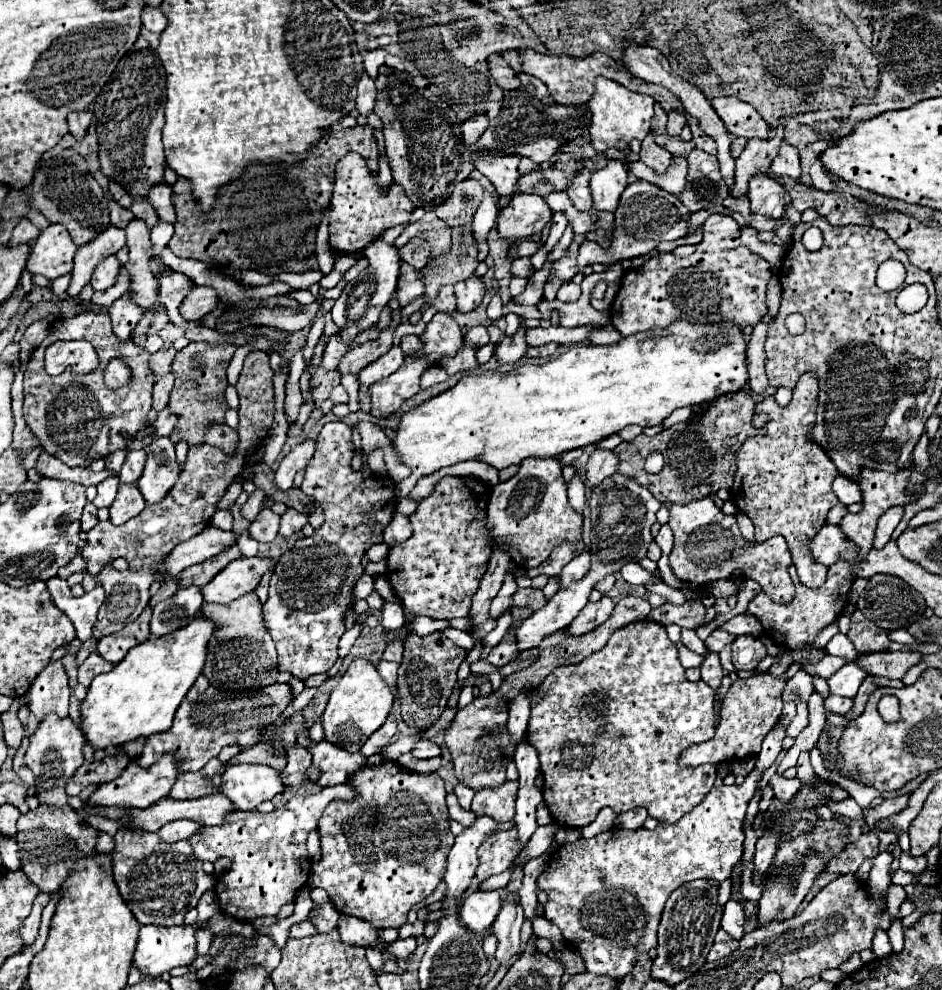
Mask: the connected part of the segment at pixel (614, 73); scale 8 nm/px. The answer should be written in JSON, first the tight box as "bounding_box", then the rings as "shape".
{"bounding_box":[521,50,683,114],"shape":[[[523,50],[521,52],[521,60],[523,60],[525,72],[535,76],[535,78],[539,78],[549,88],[553,100],[559,102],[559,104],[585,104],[585,102],[589,102],[593,92],[595,92],[595,78],[597,76],[605,76],[609,80],[615,80],[615,82],[623,84],[625,88],[631,88],[635,92],[653,96],[655,102],[659,102],[667,114],[671,110],[683,112],[681,100],[673,92],[669,92],[667,88],[663,88],[659,84],[649,84],[649,82],[643,82],[643,80],[635,78],[623,64],[615,62],[613,58],[609,58],[609,56],[601,54],[601,52],[591,54],[591,56],[583,58],[583,60],[579,60],[579,58],[569,58],[569,56],[543,56],[543,54],[535,52],[535,50]]]}

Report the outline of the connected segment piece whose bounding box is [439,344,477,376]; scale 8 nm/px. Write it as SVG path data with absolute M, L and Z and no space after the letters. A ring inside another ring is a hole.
M463 344L463 348L459 350L459 354L455 358L441 358L439 366L447 370L449 376L457 374L457 372L467 372L477 368L477 360L475 360L475 348L469 344Z

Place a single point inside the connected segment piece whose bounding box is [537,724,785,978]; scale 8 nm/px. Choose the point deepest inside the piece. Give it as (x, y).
(606, 893)

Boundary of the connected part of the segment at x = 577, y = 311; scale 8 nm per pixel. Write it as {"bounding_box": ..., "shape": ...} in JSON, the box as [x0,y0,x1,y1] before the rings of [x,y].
{"bounding_box":[539,274,611,328],"shape":[[[591,274],[583,280],[581,288],[583,294],[577,302],[563,303],[557,299],[553,301],[541,300],[539,302],[539,310],[543,319],[551,318],[551,312],[557,310],[559,312],[559,324],[567,326],[567,328],[575,328],[575,326],[589,326],[589,328],[601,328],[607,326],[611,322],[607,312],[595,312],[595,308],[589,304],[591,300],[591,288],[599,282],[599,280],[607,280],[605,274]]]}

